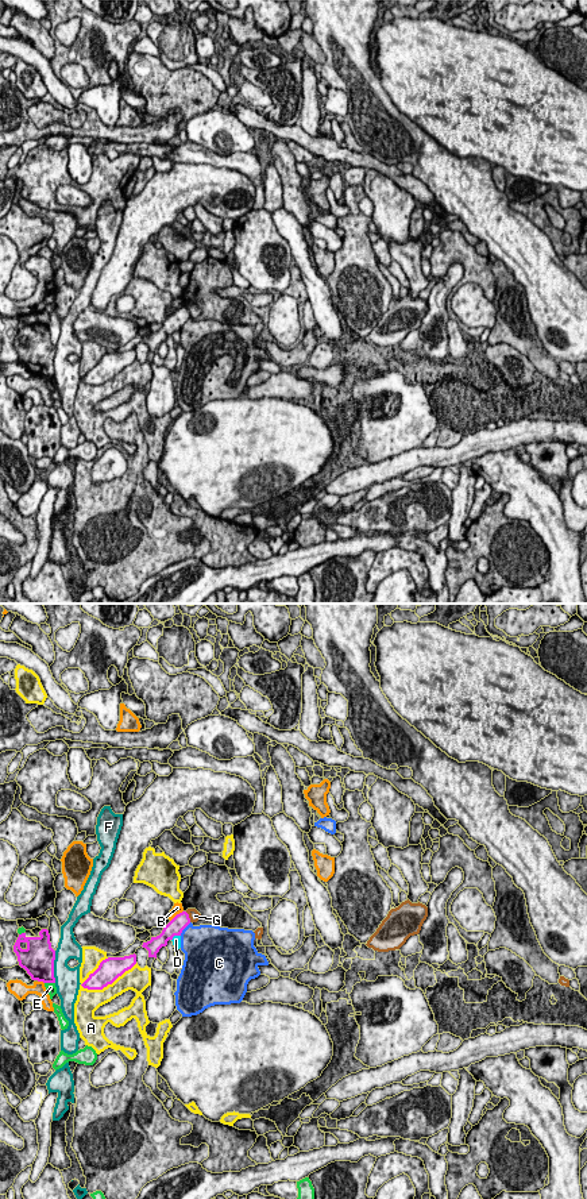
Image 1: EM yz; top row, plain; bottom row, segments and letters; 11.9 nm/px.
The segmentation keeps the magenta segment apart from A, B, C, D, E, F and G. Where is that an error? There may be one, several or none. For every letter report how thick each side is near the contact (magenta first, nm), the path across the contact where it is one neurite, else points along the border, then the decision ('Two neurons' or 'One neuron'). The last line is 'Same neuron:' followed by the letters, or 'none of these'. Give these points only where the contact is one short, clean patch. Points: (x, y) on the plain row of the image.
A: Thickness 280 nm (magenta) against 220 nm. Two neurons
B: Thickness 190 nm (magenta) against 120 nm. Two neurons
C: Thickness 190 nm (magenta) against 420 nm. Boundary: yz (190, 317), (180, 330). Two neurons
D: Thickness 190 nm (magenta) against 100 nm. Two neurons
E: Thickness 360 nm (magenta) against 120 nm. Two neurons
F: Thickness 380 nm (magenta) against 280 nm. Two neurons
G: Thickness 190 nm (magenta) against 140 nm. Boundary: yz (185, 307), (190, 316). Two neurons
Same neuron: none of these

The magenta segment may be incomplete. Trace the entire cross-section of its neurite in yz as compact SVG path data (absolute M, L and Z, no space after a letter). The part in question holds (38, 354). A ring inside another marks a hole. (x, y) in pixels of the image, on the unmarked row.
M42 324L38 332L27 332L26 328L19 329L13 347L19 361L27 366L32 375L55 378L55 346L51 343L47 324Z

